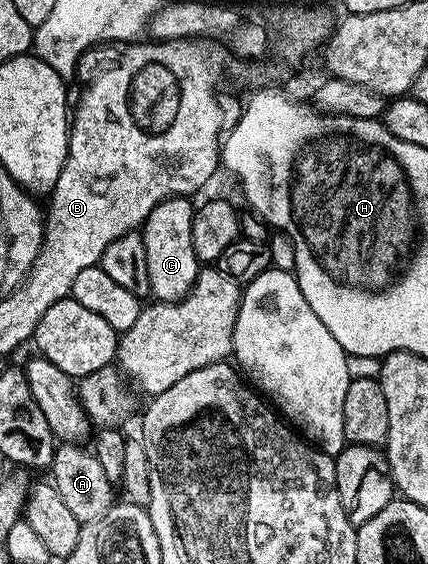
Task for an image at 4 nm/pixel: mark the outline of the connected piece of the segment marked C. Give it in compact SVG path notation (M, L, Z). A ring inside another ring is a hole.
M170 197L161 201L148 215L140 230L148 251L150 292L160 301L178 301L187 297L196 283L200 262L192 245L192 219L196 208L190 197Z

